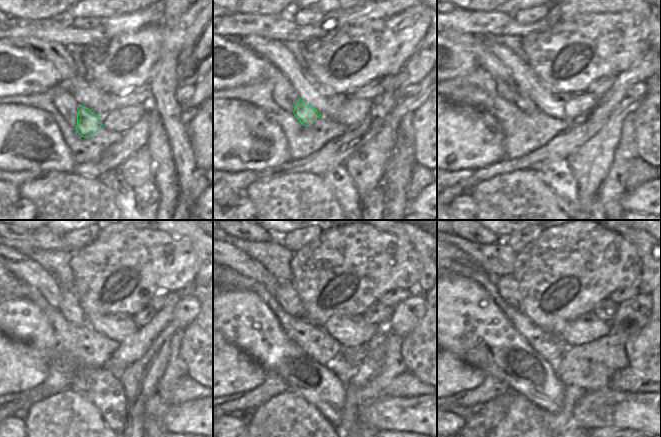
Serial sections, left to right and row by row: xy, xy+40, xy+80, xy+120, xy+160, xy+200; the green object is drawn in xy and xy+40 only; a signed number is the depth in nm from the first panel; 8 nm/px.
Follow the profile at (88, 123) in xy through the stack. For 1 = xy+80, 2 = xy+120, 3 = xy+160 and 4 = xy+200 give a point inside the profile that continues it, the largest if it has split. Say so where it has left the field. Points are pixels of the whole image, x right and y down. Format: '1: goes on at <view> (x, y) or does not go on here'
1: goes on at xy+80 (523, 103)
2: goes on at xy+120 (70, 307)
3: goes on at xy+160 (285, 293)
4: goes on at xy+200 (507, 286)

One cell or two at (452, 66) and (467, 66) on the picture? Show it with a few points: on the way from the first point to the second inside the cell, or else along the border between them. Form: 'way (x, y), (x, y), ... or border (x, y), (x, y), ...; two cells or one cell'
way (456, 66), (463, 66); one cell

